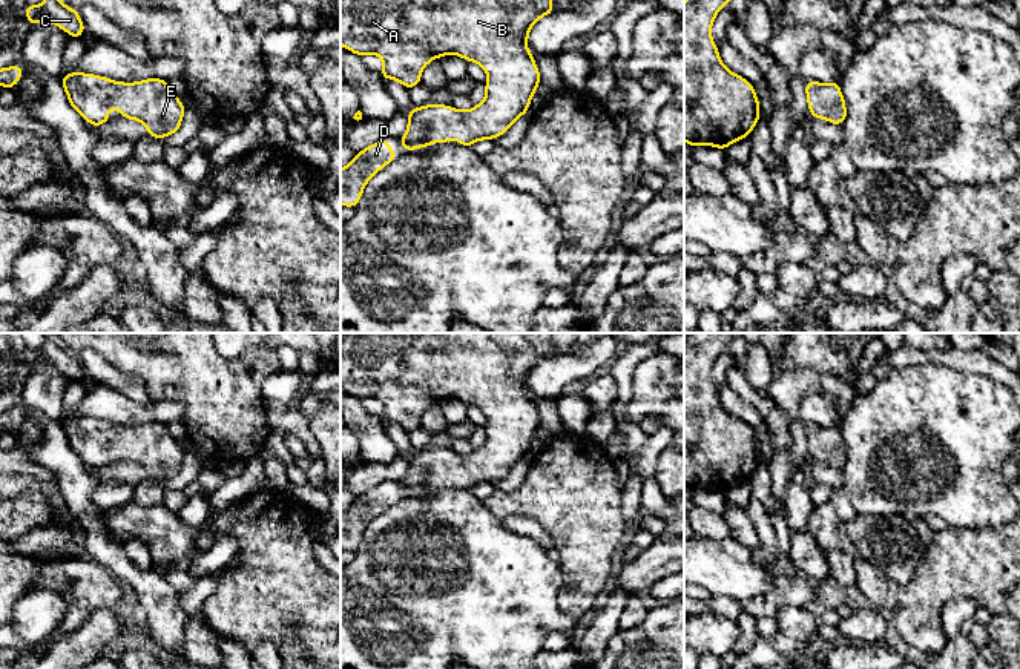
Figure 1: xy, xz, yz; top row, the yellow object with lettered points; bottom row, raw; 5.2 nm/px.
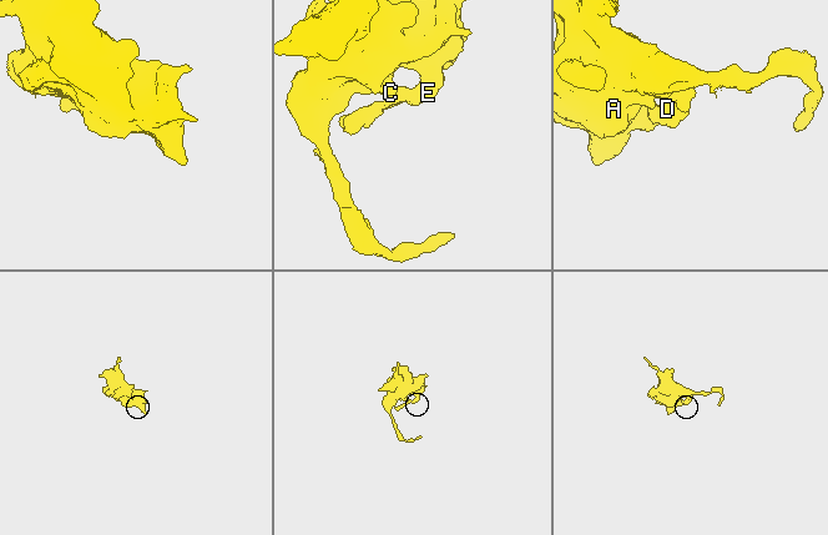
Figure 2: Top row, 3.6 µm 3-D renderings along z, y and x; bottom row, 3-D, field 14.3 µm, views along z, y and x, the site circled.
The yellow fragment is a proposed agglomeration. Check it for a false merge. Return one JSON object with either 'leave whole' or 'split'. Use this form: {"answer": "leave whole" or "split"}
{"answer": "leave whole"}

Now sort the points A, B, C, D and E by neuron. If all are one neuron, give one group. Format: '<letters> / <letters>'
A B C D E

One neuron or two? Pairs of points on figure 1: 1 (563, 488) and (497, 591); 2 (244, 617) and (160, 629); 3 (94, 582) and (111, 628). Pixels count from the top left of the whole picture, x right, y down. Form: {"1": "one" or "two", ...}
{"1": "two", "2": "two", "3": "two"}

